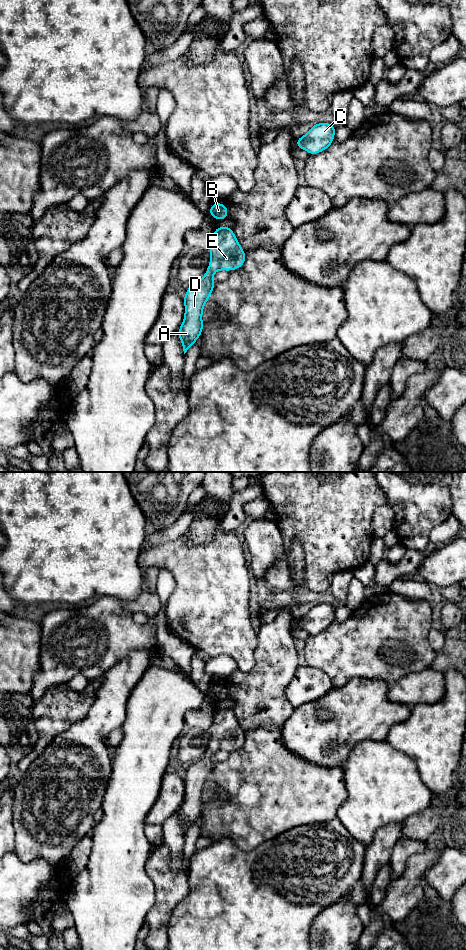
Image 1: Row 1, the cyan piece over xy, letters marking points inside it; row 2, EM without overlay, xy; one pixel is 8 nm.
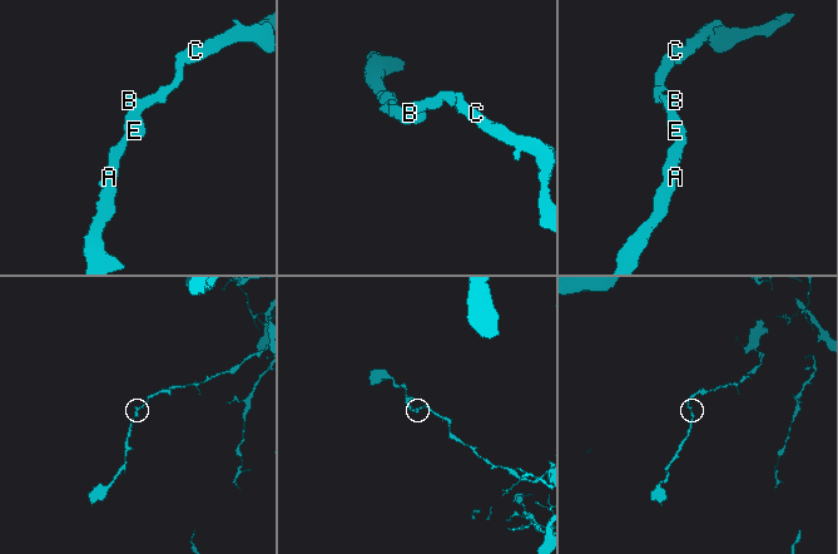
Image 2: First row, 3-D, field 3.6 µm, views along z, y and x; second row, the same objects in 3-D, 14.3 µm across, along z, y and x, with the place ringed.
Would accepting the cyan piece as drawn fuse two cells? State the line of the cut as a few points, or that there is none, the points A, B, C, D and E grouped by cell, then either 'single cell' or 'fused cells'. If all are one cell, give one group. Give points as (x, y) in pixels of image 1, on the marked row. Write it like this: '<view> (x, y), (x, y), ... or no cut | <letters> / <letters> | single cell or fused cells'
no cut | A B C D E | single cell

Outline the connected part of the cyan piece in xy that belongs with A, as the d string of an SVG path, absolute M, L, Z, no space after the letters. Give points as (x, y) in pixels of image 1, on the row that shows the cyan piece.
M230 227L215 229L209 251L211 261L205 276L190 284L183 298L185 317L178 335L182 341L184 354L201 335L203 329L202 311L214 289L214 273L217 270L235 270L243 266L245 262L245 252Z

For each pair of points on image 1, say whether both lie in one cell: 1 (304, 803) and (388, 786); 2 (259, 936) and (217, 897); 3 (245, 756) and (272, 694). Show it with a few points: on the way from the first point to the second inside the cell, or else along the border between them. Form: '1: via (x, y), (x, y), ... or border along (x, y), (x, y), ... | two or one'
1: border along (343, 771), (347, 797), (338, 808), (337, 815) | two
2: via (249, 929), (227, 907) | one
3: border along (280, 728), (253, 728), (245, 732) | two

